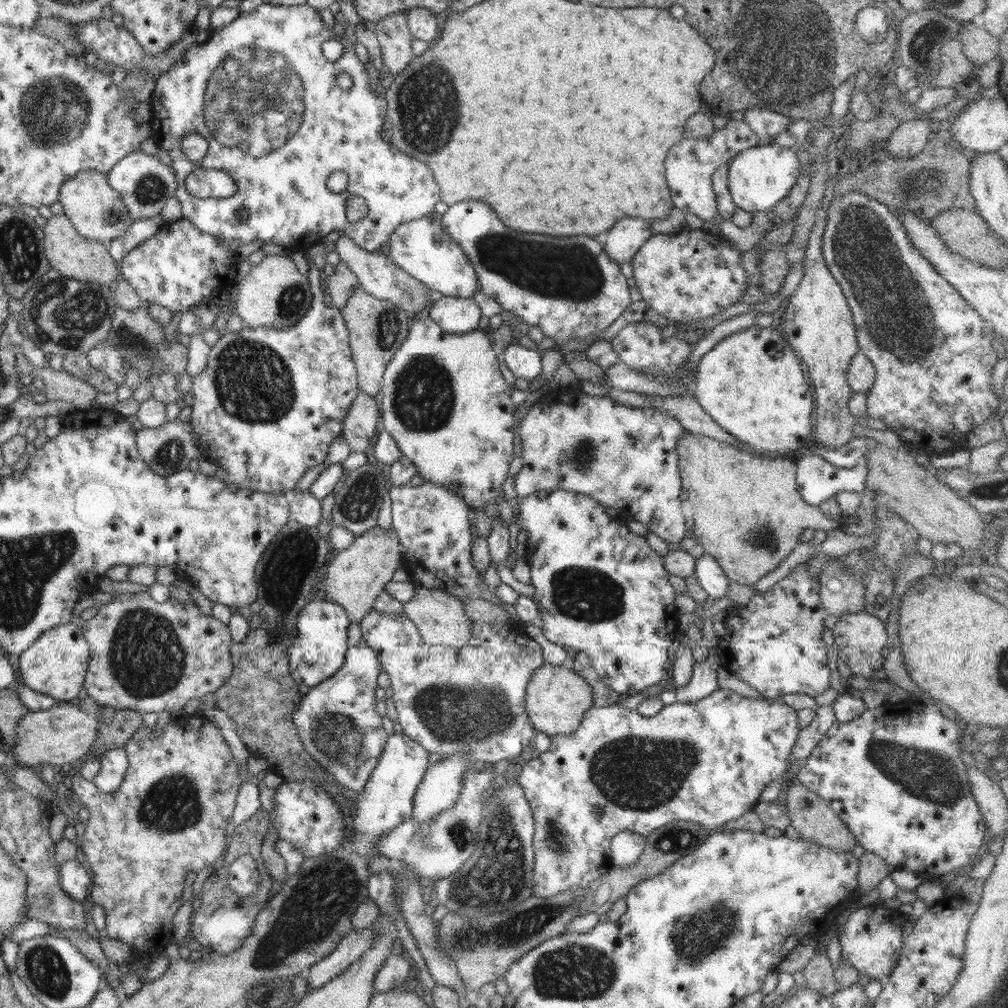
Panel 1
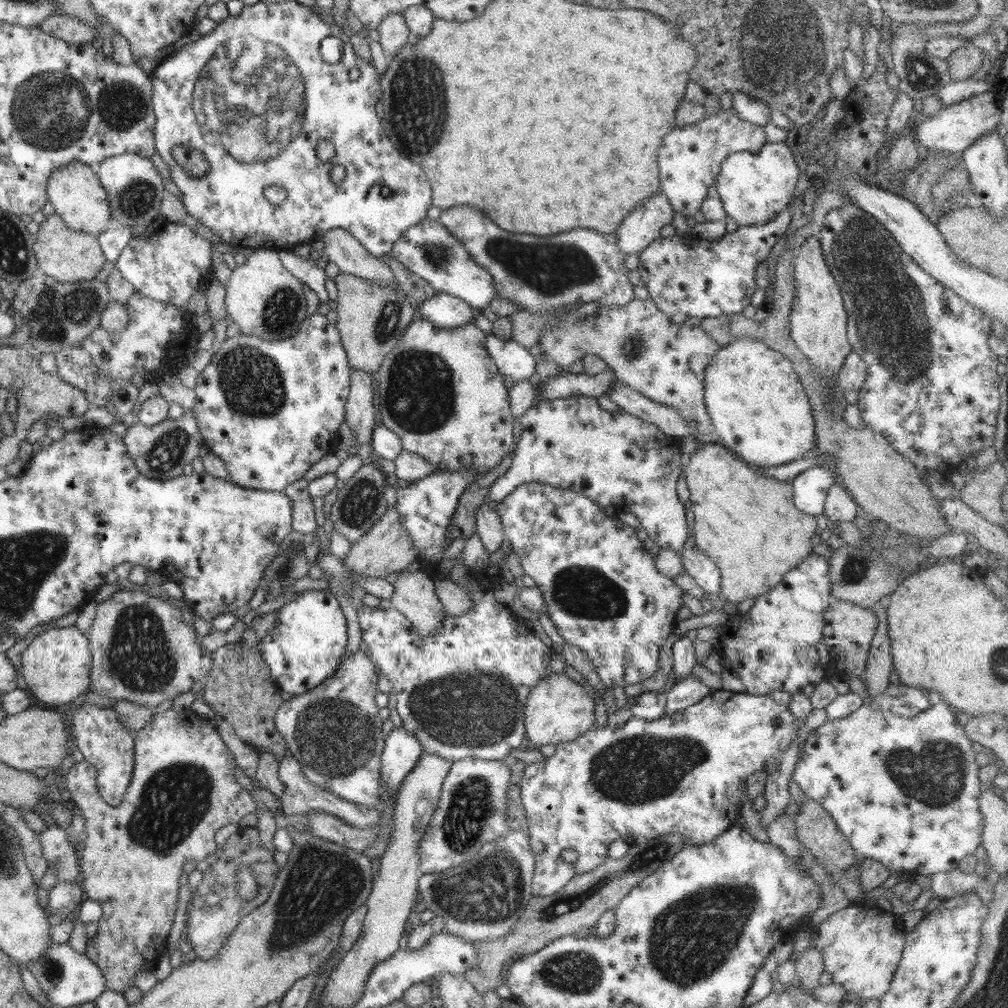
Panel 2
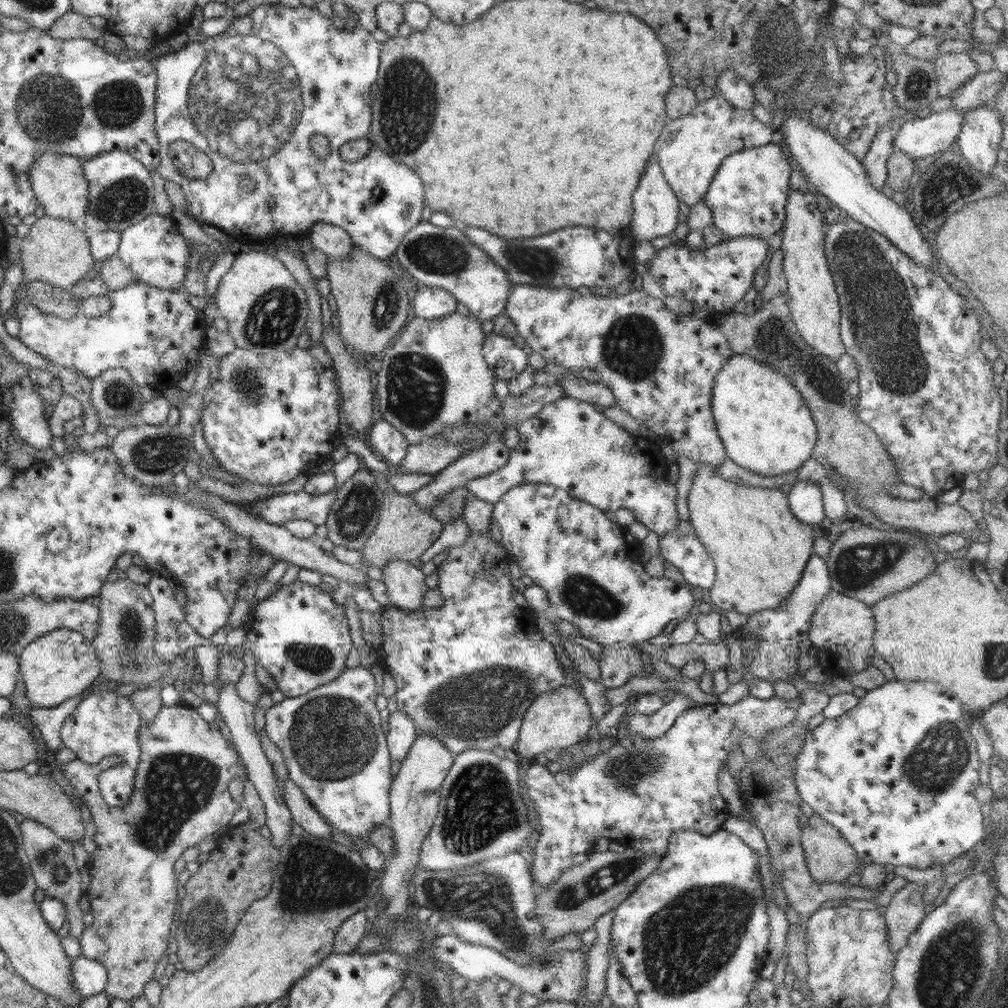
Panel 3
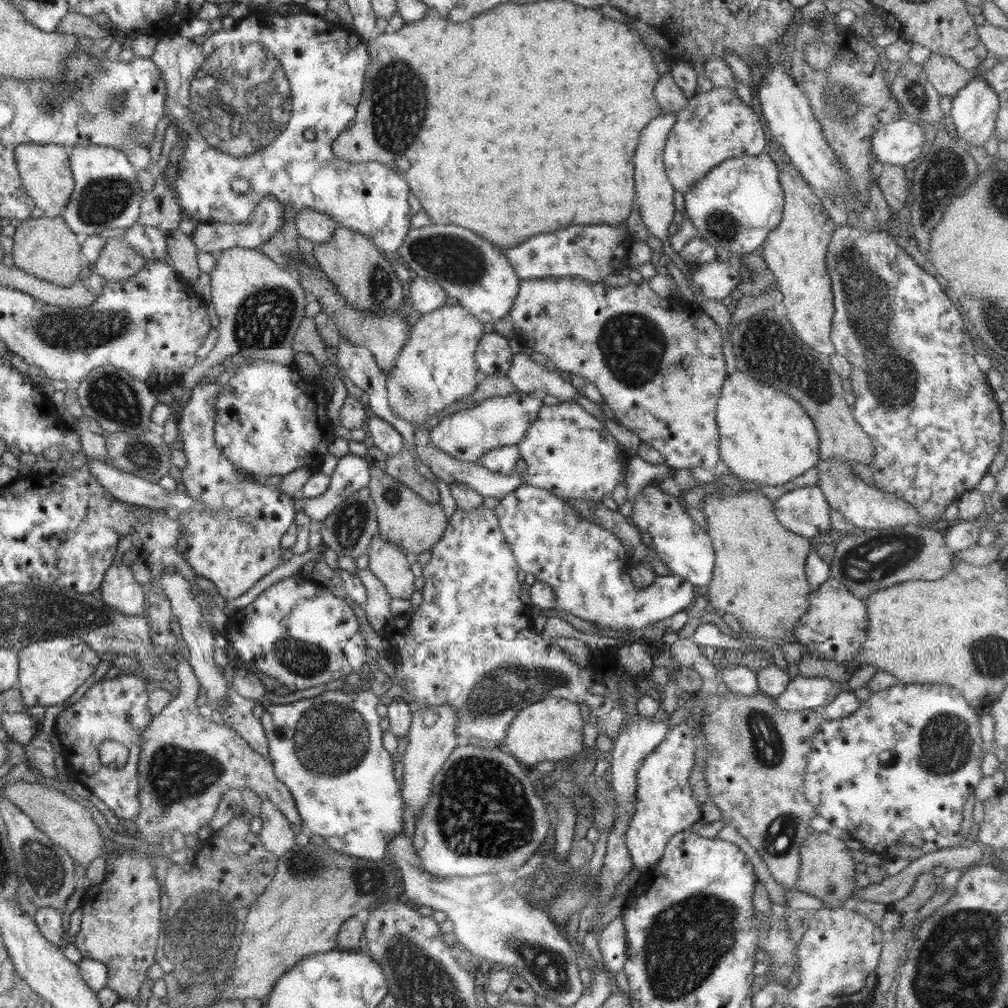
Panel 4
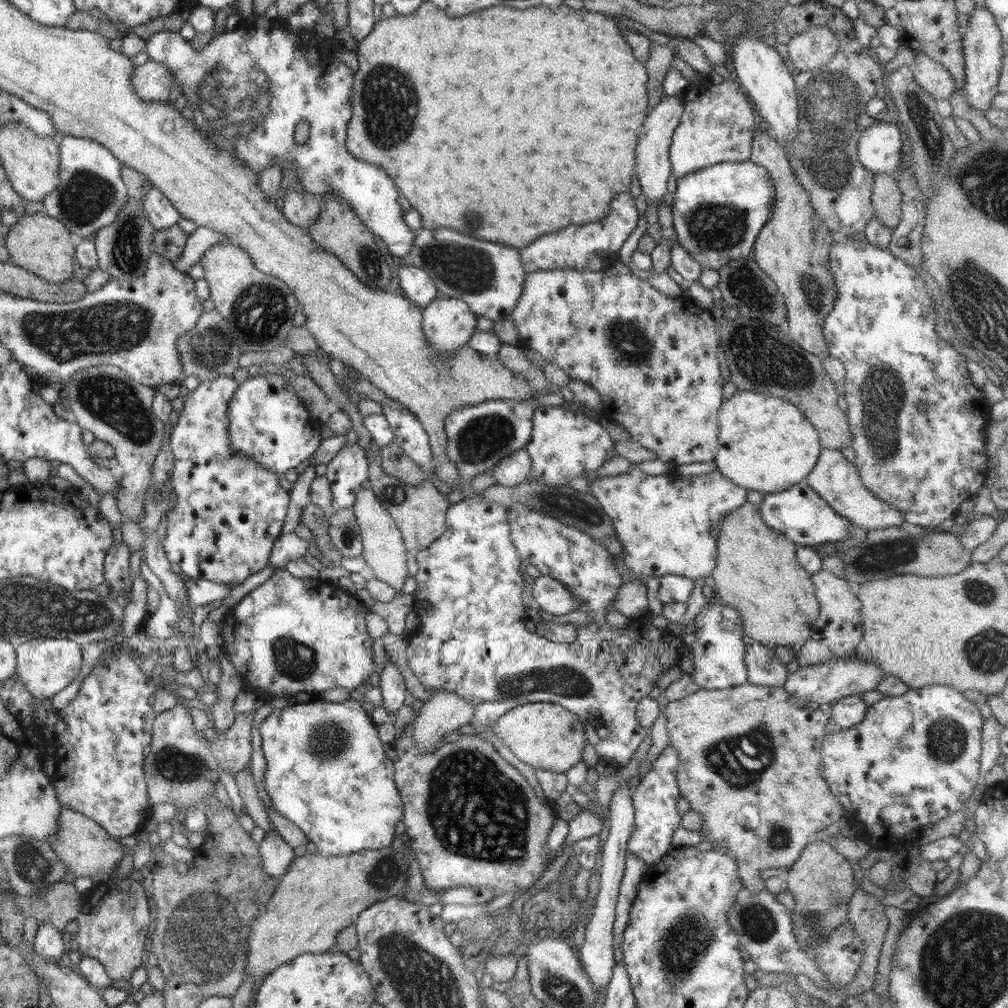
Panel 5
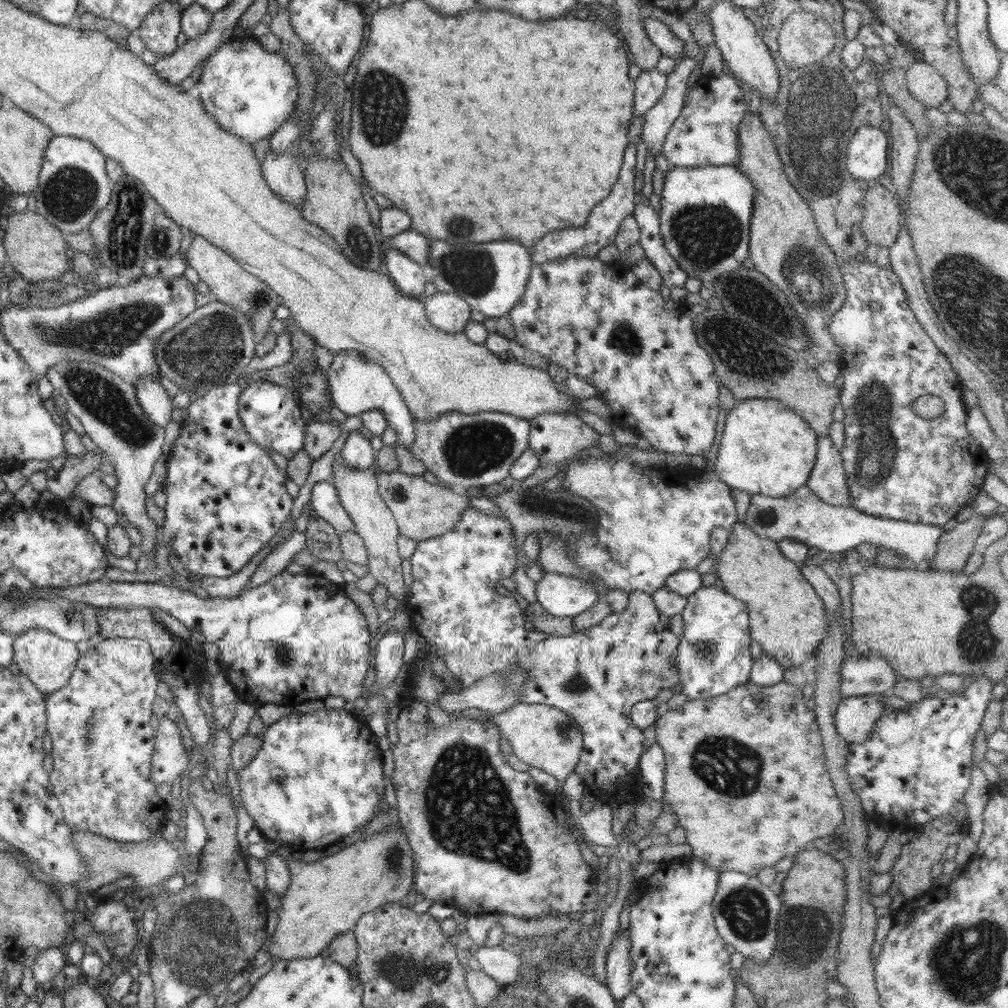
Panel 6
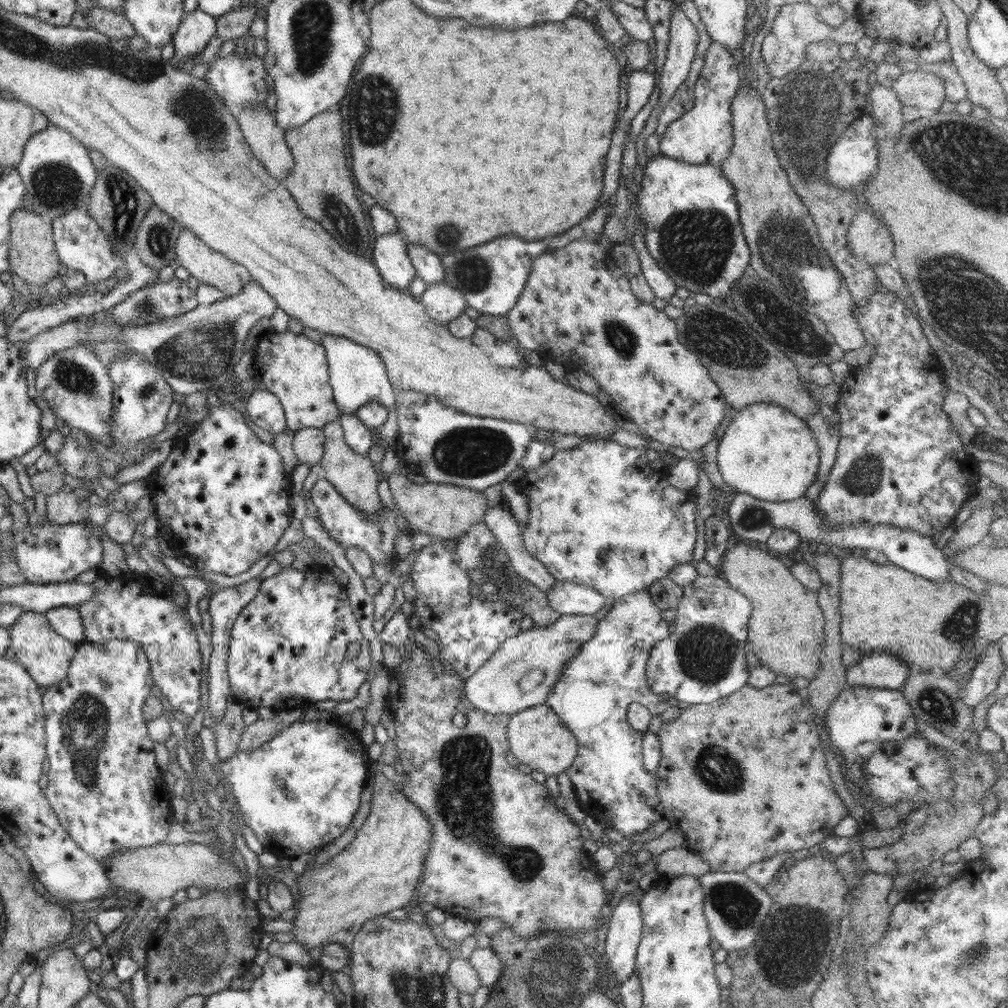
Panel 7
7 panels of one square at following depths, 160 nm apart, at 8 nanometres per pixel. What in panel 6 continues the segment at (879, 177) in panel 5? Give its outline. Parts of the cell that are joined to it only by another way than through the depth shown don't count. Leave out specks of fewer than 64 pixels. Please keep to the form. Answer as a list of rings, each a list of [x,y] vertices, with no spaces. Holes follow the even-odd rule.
[[[871,183],[865,194],[862,235],[868,244],[890,248],[896,242],[903,217],[896,193],[880,183]]]

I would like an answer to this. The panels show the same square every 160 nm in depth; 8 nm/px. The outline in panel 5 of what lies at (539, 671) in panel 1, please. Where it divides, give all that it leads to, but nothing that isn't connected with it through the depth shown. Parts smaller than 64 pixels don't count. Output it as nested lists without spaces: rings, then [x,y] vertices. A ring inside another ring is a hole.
[[[552,702],[524,703],[512,708],[491,726],[494,734],[532,768],[567,772],[582,760],[584,727],[574,713]]]

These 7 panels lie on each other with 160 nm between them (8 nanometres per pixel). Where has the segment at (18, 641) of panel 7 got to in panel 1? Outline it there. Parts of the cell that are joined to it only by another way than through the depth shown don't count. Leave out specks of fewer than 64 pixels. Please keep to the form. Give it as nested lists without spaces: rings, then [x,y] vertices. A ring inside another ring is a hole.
[[[69,622],[44,631],[30,648],[19,655],[18,670],[22,682],[29,689],[51,696],[59,702],[71,702],[85,686],[90,655],[83,629]]]

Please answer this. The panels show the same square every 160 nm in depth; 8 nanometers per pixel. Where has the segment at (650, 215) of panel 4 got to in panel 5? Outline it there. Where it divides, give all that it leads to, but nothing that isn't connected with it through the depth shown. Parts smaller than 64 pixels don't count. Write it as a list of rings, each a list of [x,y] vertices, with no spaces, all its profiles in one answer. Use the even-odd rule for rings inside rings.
[[[666,95],[647,114],[642,123],[642,131],[638,135],[638,148],[636,148],[635,175],[641,186],[641,192],[657,207],[658,200],[663,200],[662,196],[666,194],[667,178],[672,174],[672,167],[669,157],[669,148],[673,142],[673,134],[682,118],[684,112],[684,101],[682,96]]]

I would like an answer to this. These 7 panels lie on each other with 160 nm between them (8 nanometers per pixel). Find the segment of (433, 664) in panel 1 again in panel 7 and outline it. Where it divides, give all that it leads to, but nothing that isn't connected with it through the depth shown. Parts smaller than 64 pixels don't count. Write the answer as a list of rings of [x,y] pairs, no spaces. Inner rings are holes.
[[[476,522],[468,532],[452,539],[458,541],[456,549],[444,547],[443,538],[435,538],[430,545],[416,551],[416,561],[409,574],[416,589],[414,616],[418,616],[420,627],[436,633],[441,660],[449,662],[456,673],[467,679],[494,654],[501,642],[520,632],[524,616],[509,603],[492,604],[470,595],[473,586],[470,570],[483,570],[484,558],[491,553],[487,550],[497,541],[486,523]],[[638,591],[619,599],[613,599],[611,609],[599,621],[594,636],[585,642],[574,658],[561,670],[560,680],[548,694],[546,704],[556,713],[560,722],[572,732],[578,743],[574,762],[566,774],[576,790],[580,808],[597,819],[604,827],[612,827],[627,839],[648,830],[652,824],[664,819],[663,804],[657,795],[657,775],[651,775],[644,768],[642,743],[643,733],[628,724],[629,704],[638,702],[647,706],[652,716],[662,715],[671,709],[668,694],[656,694],[648,686],[646,667],[652,647],[668,638],[668,621],[662,619],[661,610],[647,591]]]

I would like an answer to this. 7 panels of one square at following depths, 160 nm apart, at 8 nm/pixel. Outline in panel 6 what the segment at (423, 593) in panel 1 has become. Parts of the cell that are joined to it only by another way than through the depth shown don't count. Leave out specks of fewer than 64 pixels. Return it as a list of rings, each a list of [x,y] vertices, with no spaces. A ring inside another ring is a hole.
[[[336,456],[334,466],[332,466],[332,483],[336,487],[340,503],[346,514],[354,523],[354,531],[362,537],[368,549],[368,569],[369,574],[378,584],[382,584],[399,604],[406,600],[409,589],[404,585],[402,562],[397,547],[397,536],[399,528],[393,513],[382,501],[378,493],[378,483],[376,473],[368,470],[352,470],[348,468],[340,456]]]

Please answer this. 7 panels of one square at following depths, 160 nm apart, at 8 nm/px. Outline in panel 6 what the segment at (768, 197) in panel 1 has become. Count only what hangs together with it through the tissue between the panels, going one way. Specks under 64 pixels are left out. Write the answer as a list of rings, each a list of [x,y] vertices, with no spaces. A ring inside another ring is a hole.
[[[735,165],[671,166],[664,172],[659,223],[669,255],[702,284],[736,270],[749,257],[750,219],[756,189]]]

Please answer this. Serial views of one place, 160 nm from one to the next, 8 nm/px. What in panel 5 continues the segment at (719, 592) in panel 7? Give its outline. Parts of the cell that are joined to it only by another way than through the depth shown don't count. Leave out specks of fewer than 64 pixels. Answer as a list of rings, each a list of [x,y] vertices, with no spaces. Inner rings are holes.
[[[708,599],[692,624],[696,626],[695,641],[688,645],[688,651],[692,652],[694,671],[691,675],[697,686],[701,689],[727,689],[746,683],[746,644],[742,641],[744,633],[740,613],[716,599]]]

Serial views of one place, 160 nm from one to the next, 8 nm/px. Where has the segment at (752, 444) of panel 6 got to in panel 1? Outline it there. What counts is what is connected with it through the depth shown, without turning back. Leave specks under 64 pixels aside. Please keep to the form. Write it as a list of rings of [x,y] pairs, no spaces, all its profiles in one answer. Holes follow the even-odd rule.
[[[753,326],[742,331],[738,331],[726,338],[723,338],[714,348],[704,354],[697,364],[695,387],[693,388],[692,396],[700,403],[700,406],[724,429],[724,431],[731,434],[731,436],[740,439],[744,443],[744,448],[747,447],[750,452],[758,456],[764,457],[782,457],[788,458],[788,452],[797,451],[801,448],[815,448],[812,442],[812,418],[814,413],[814,396],[810,393],[810,378],[806,376],[806,371],[797,353],[793,351],[790,343],[785,339],[783,334],[780,334],[772,327],[758,327]]]

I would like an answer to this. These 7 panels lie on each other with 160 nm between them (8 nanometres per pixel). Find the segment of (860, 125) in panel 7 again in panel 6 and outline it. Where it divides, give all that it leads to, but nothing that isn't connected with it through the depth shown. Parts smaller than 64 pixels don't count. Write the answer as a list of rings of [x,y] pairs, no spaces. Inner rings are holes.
[[[862,126],[857,128],[848,143],[843,166],[857,180],[872,182],[886,173],[888,137],[885,127]]]

